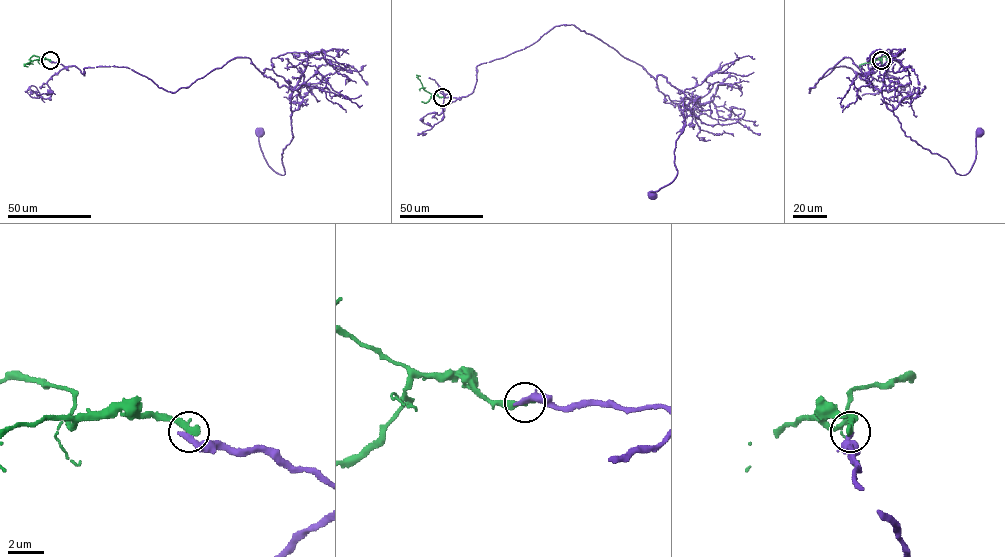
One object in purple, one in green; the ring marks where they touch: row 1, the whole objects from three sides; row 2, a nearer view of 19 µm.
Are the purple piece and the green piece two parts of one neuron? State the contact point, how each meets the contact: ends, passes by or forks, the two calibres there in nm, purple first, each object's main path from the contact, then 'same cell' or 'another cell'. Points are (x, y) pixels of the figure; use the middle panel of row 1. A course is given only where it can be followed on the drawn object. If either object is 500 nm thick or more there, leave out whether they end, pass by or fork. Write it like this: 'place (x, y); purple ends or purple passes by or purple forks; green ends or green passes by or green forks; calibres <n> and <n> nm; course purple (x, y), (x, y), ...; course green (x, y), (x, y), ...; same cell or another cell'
place (442, 97); purple ends; green ends; calibres 360 and 400 nm; course purple (442, 97), (467, 96), (478, 65), (573, 25), (685, 95), (677, 172), (653, 196); course green (442, 97), (426, 91), (416, 75), (420, 76); another cell

